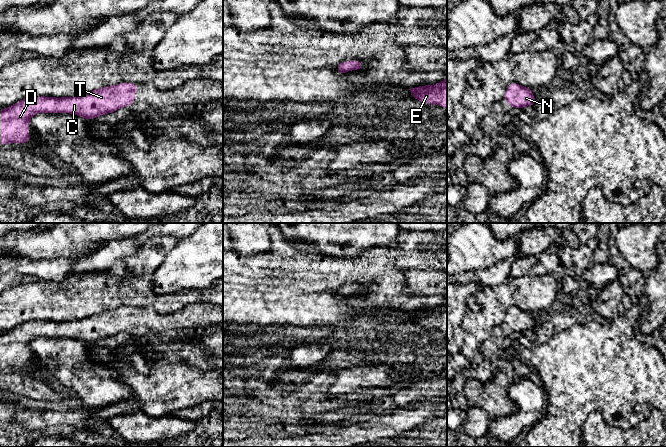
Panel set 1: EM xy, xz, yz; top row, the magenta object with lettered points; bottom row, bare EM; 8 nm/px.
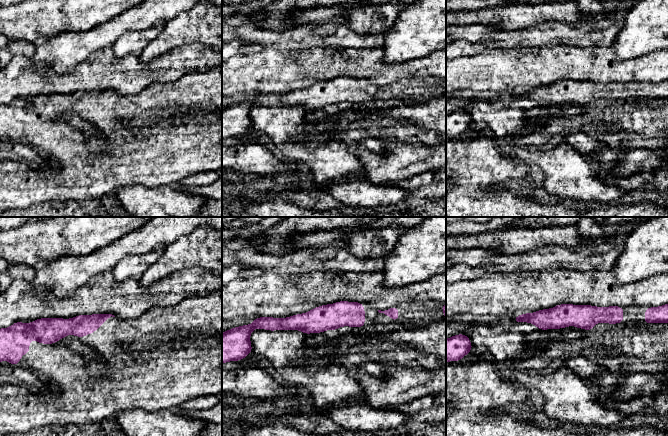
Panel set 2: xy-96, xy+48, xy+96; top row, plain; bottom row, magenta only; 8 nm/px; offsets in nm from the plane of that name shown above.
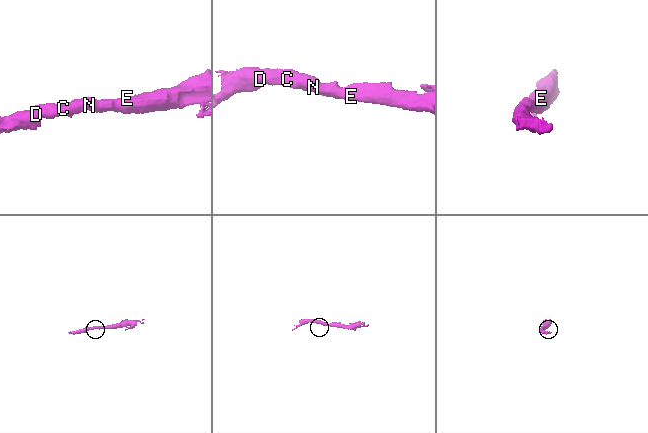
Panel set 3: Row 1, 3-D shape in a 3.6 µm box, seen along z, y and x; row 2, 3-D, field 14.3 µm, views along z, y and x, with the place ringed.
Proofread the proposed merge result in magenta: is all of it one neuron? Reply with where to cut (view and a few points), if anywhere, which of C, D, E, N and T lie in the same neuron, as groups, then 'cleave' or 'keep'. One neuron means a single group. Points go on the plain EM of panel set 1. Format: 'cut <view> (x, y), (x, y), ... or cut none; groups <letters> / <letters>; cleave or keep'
cut none; groups C D E N T; keep

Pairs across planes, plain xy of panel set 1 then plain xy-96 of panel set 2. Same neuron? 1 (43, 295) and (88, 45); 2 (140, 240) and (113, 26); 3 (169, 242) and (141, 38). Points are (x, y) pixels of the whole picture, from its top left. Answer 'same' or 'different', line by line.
1: different
2: same
3: same

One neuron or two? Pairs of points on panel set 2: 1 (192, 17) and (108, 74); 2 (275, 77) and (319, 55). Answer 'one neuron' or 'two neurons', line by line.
1: two neurons
2: one neuron

